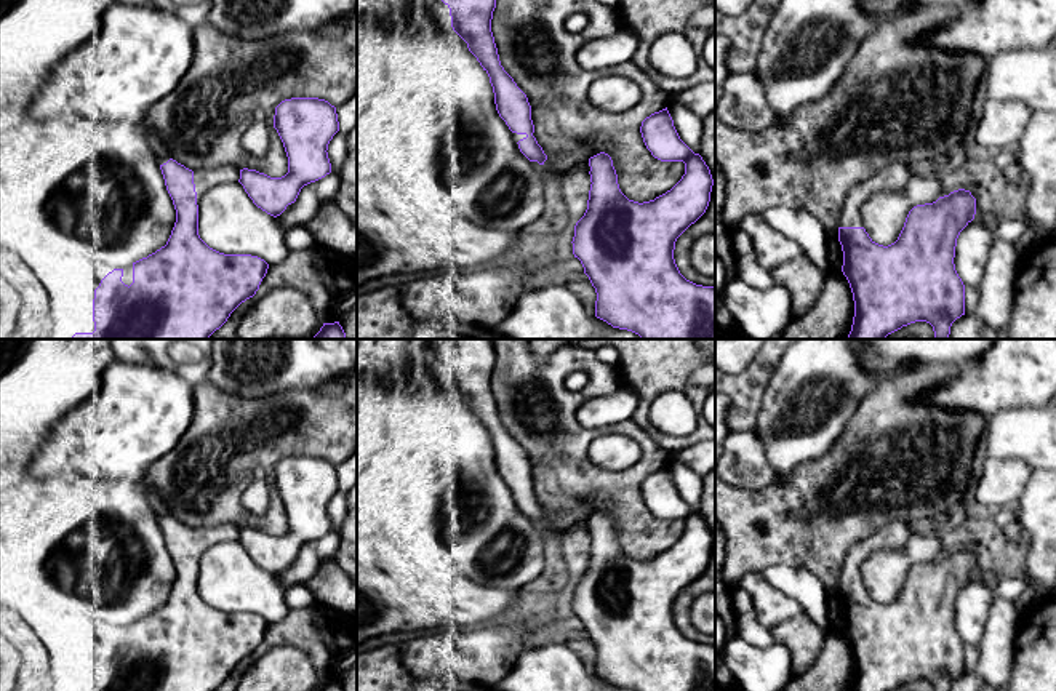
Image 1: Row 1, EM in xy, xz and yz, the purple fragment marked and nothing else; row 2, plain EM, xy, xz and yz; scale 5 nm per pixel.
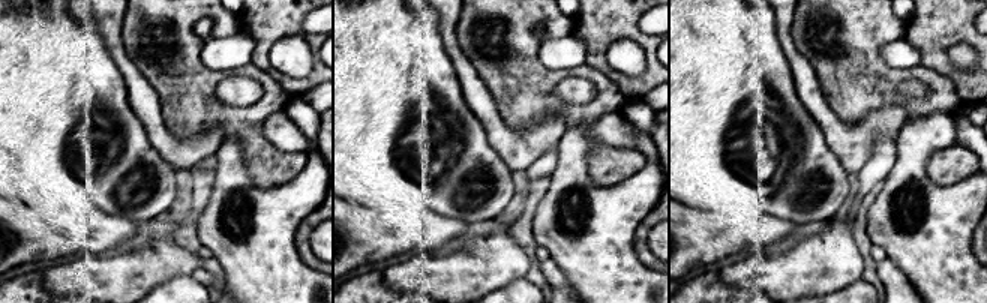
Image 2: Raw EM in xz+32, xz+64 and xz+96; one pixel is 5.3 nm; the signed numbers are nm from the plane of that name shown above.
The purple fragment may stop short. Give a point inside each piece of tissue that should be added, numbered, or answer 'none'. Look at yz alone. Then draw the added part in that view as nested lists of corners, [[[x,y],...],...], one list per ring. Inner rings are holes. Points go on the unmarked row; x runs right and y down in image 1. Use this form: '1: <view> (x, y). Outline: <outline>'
1: yz (895, 535). Outline: [[[894,520],[856,542],[845,557],[838,573],[838,585],[862,585],[862,563],[878,550],[902,549],[907,544],[910,534],[912,529],[909,525]]]

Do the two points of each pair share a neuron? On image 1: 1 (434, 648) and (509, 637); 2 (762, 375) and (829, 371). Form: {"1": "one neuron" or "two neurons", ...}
{"1": "one neuron", "2": "two neurons"}

